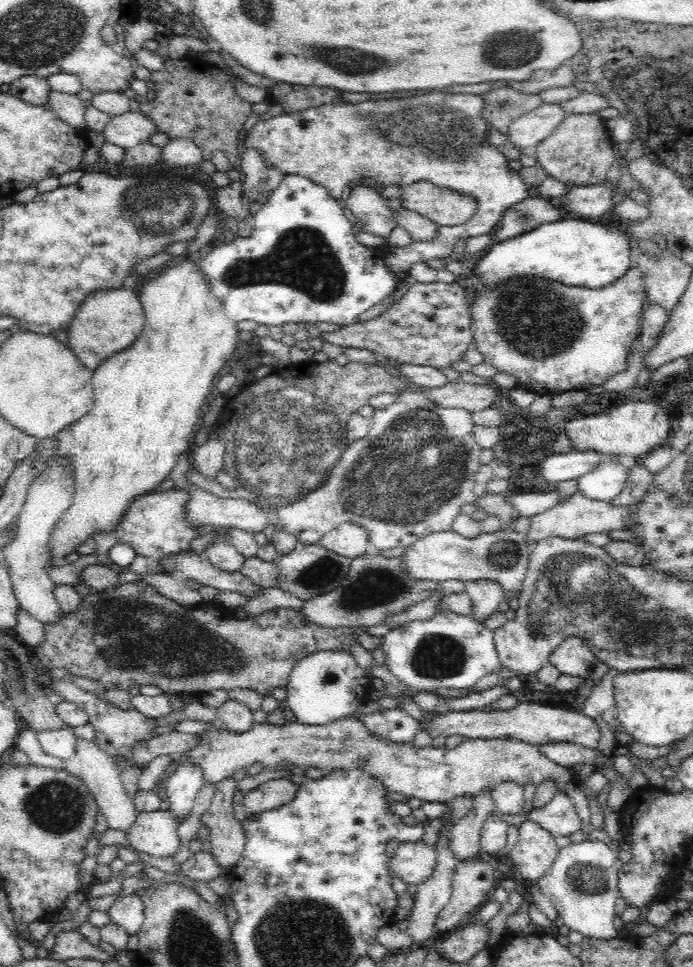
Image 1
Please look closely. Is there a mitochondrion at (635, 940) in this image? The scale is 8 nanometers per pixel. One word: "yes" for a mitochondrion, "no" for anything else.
no

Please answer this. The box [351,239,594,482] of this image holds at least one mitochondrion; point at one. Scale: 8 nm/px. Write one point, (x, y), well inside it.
(542, 328)

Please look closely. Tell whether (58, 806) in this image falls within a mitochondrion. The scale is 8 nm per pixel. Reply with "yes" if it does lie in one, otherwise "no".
yes

